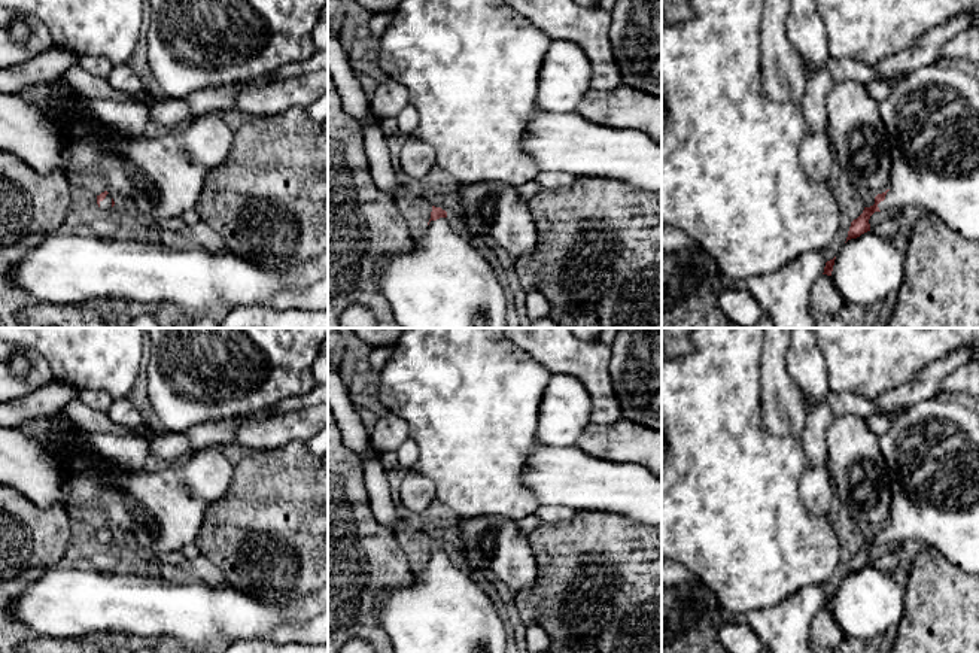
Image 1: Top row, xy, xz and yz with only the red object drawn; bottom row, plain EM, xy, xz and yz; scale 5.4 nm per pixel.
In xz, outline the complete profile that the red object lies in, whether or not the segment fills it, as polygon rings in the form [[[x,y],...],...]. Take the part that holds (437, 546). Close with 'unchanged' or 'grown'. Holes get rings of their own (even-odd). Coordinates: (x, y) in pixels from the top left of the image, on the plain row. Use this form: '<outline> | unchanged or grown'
[[[432,540],[425,565],[404,587],[383,587],[376,604],[378,625],[395,653],[508,653],[508,631],[489,595],[456,568],[447,546]]] | grown

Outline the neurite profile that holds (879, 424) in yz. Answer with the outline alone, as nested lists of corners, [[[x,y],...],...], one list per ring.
[[[873,414],[867,419],[867,426],[876,434],[879,438],[888,431],[893,419],[888,414]]]

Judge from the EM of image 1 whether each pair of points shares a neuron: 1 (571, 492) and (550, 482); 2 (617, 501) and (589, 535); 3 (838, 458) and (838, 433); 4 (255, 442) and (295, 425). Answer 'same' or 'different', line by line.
1: same
2: different
3: same
4: same

